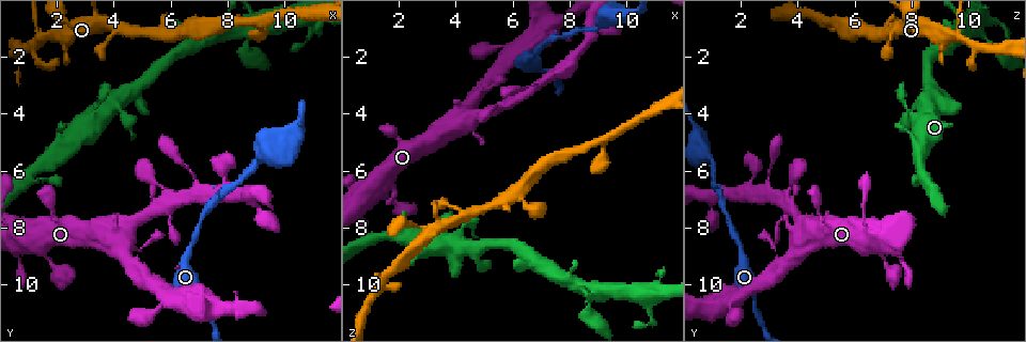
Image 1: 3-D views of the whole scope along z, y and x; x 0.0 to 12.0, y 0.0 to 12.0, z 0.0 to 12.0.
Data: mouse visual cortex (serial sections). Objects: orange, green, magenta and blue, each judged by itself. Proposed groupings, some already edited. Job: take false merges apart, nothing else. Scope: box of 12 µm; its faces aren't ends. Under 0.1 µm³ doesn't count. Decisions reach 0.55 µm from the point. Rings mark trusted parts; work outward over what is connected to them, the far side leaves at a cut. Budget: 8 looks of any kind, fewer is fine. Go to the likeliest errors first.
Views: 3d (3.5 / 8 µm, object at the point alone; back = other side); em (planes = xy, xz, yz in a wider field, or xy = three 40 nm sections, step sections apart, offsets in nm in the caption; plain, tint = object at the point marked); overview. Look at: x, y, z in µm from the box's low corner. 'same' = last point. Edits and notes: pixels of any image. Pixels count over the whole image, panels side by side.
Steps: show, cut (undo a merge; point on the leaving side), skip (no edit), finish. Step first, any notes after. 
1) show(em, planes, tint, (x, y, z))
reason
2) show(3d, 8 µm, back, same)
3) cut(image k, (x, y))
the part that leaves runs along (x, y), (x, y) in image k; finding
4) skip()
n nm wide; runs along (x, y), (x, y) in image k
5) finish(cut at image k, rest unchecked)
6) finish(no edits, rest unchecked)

show(3d, 3.5 µm, (8.7, 1.0, 10.1))
small branch off a trunk

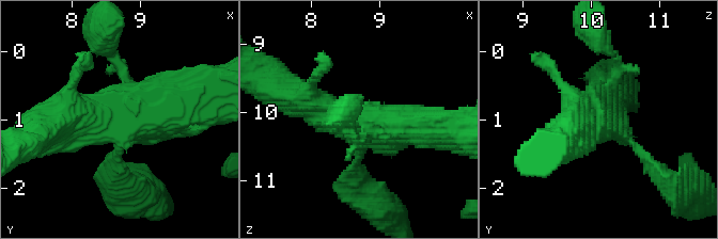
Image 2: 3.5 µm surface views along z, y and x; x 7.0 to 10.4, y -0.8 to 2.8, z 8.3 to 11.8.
show(em, xy, step 5, tint, (8.70, 1.00, 10.15))
4 arms; arms of 150, 150, 450, 600 nm

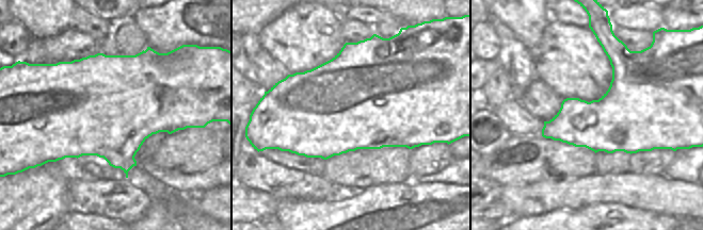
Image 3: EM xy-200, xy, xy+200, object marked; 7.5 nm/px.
skip()
runs along (291, 94), (349, 122), (422, 127) in image 2; one cell here

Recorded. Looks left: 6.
show(3d, 3.5 µm, (7.7, 6.9, 1.3))
thin neck

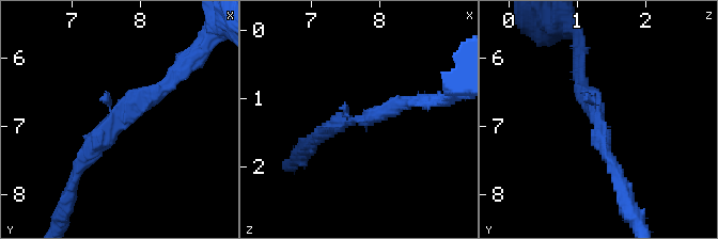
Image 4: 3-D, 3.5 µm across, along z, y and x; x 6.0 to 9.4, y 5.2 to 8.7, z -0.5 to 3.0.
show(em, xy, step 1, tint, (7.70, 6.80, 1.30))
arms of 200, 250 nm

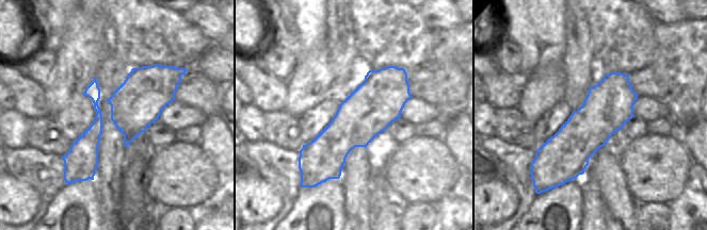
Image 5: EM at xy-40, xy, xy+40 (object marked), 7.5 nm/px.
skip()
runs along (77, 171), (106, 125), (172, 79) in image 4; one cell here

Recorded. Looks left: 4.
show(3d, 3.5 µm, back, (1.6, 1.4, 9.7))

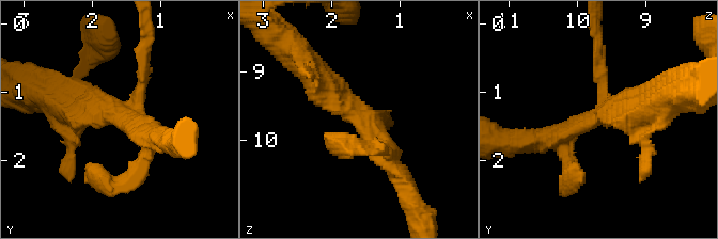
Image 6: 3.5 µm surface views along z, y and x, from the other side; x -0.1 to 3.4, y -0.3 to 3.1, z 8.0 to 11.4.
show(em, xy, step 3, tint, (1.55, 1.35, 9.70))

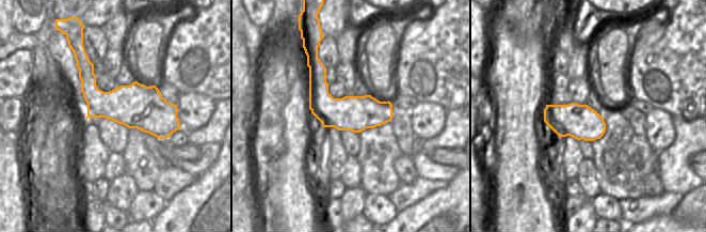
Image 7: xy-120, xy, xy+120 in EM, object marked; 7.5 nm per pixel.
skip()
260 nm wide; runs along (312, 69), (368, 125), (397, 174) in image 6; continuous, no second cell

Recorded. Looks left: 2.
finish(no edits, rest unchecked)

